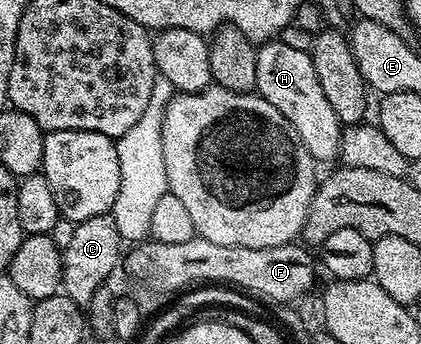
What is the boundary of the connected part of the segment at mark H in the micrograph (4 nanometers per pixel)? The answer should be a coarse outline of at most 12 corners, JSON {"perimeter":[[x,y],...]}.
{"perimeter":[[257,47],[255,91],[294,126],[313,161],[335,161],[342,131],[311,55]]}

